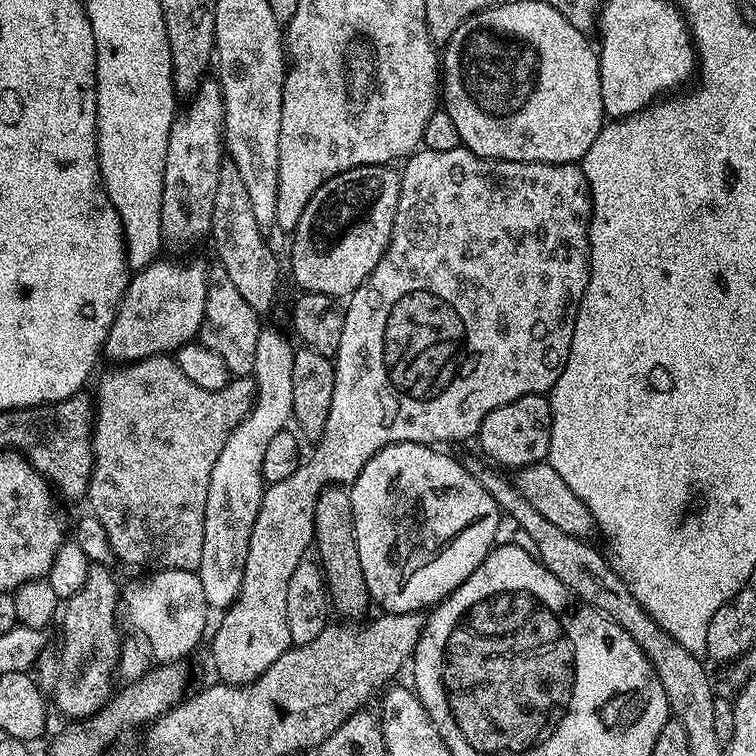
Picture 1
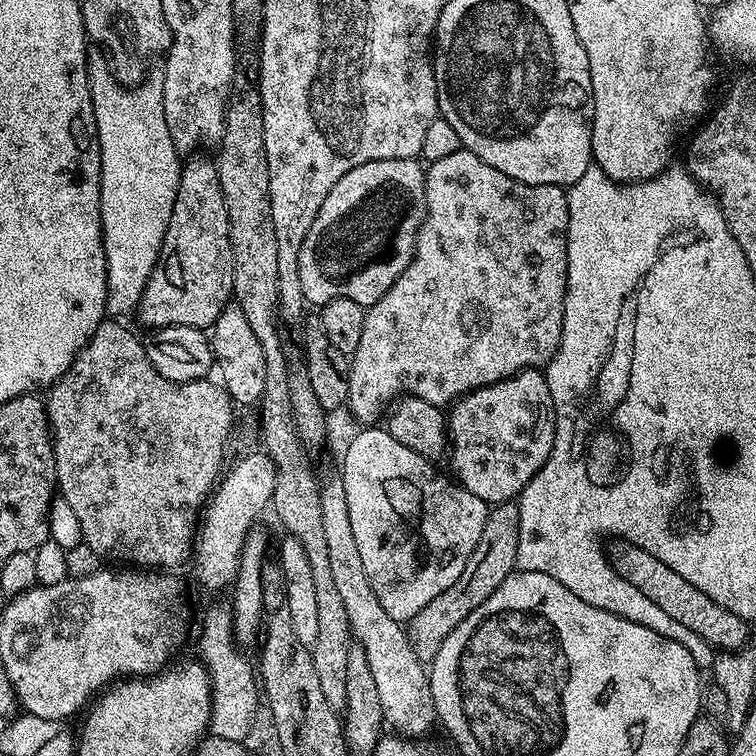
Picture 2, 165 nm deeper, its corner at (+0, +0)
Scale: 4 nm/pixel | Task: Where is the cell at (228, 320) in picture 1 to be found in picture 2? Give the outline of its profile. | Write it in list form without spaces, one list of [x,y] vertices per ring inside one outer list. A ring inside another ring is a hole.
[[[235,302],[228,303],[222,314],[218,314],[210,329],[210,339],[214,368],[217,373],[220,371],[218,380],[229,398],[237,405],[259,405],[266,386],[266,361],[262,359],[262,346],[254,330],[250,330],[250,322],[246,322],[246,314],[242,314]]]

